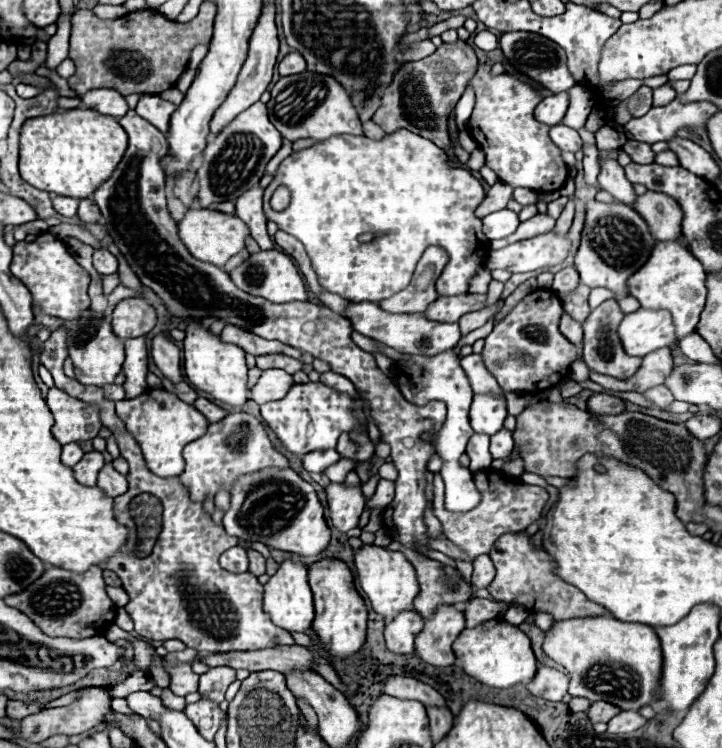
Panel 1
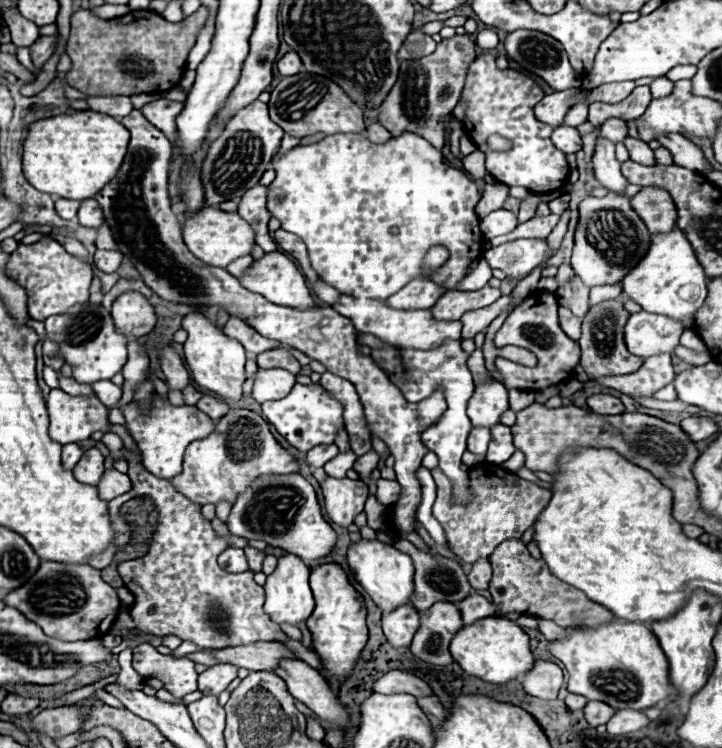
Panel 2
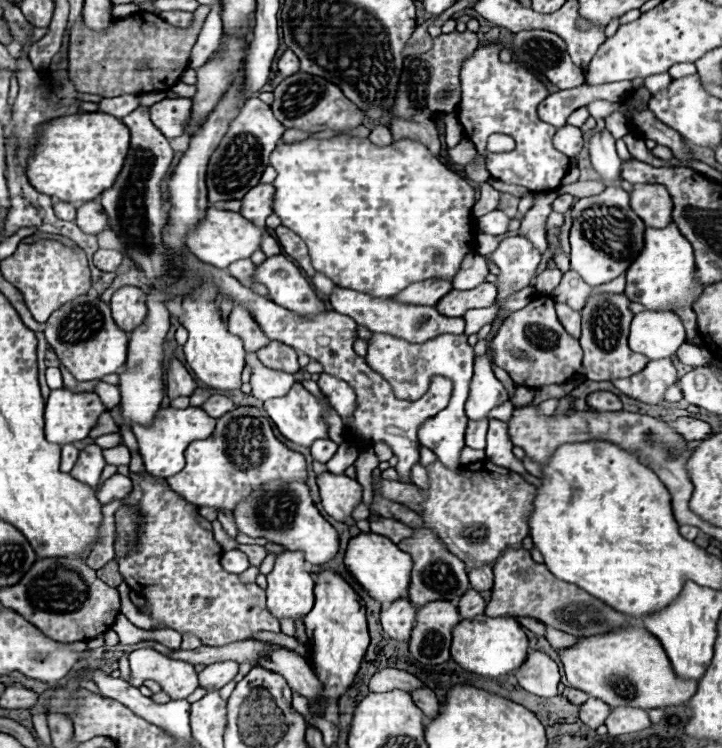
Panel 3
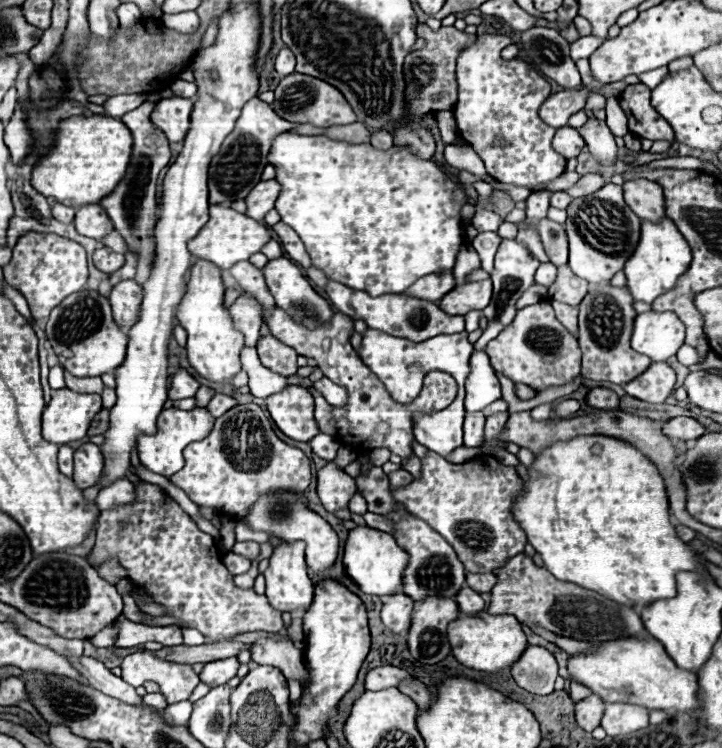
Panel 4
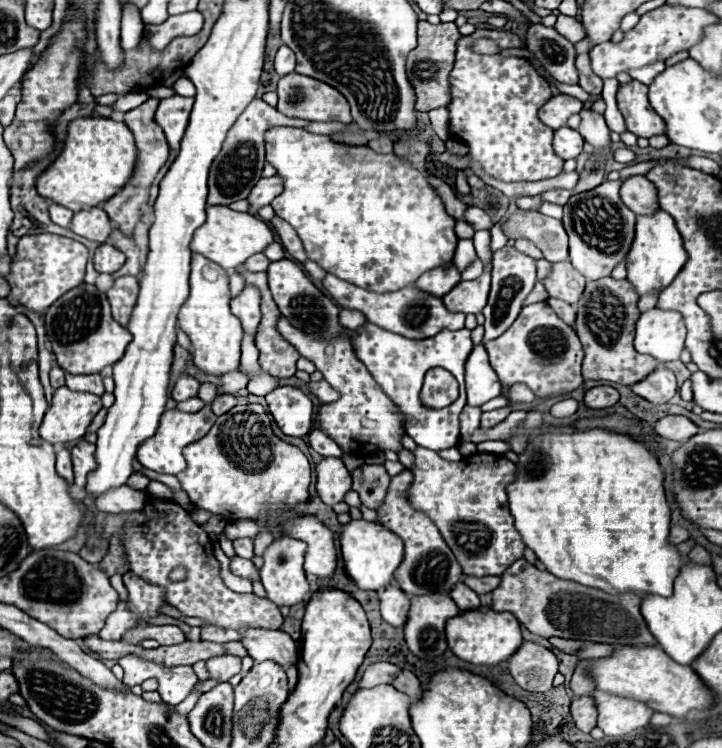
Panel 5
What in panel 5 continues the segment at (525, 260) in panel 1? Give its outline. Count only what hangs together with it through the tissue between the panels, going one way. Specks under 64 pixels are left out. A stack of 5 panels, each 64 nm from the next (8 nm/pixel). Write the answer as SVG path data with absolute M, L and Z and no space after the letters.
M502 248L494 254L492 258L492 288L490 288L490 296L488 296L488 306L484 306L482 314L484 314L484 342L486 340L494 340L496 336L504 334L504 330L508 330L508 326L512 326L512 322L516 320L516 316L520 314L526 296L530 294L530 290L536 284L536 264L534 258L524 256L520 252L516 252L514 248Z

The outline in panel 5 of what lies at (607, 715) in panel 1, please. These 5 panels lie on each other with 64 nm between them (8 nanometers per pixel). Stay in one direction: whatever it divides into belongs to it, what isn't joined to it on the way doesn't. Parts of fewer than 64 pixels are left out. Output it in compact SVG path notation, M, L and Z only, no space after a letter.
M580 696L570 704L570 714L574 718L574 724L582 730L582 732L590 732L596 726L596 706L592 702L592 698L588 696Z

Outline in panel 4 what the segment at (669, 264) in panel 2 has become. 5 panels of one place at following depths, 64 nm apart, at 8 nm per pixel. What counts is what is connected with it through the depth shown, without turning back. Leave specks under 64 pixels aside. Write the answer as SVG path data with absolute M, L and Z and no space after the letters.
M664 216L660 222L644 222L644 226L640 226L640 246L636 246L636 254L632 254L632 258L628 258L624 266L628 288L634 300L652 304L660 294L674 288L678 276L686 272L690 262L690 246L670 218Z

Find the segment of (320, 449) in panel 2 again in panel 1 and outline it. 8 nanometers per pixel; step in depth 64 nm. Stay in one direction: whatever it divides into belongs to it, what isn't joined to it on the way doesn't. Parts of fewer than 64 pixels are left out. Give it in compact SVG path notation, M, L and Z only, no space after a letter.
M318 450L304 456L304 468L308 472L324 472L330 464L338 460L340 460L340 454L336 450Z

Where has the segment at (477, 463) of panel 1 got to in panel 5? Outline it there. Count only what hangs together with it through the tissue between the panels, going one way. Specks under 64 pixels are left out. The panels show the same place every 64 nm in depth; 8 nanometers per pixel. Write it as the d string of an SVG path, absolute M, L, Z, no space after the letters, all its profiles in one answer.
M464 406L462 414L460 414L460 434L462 434L462 440L470 442L470 434L480 428L480 406Z

